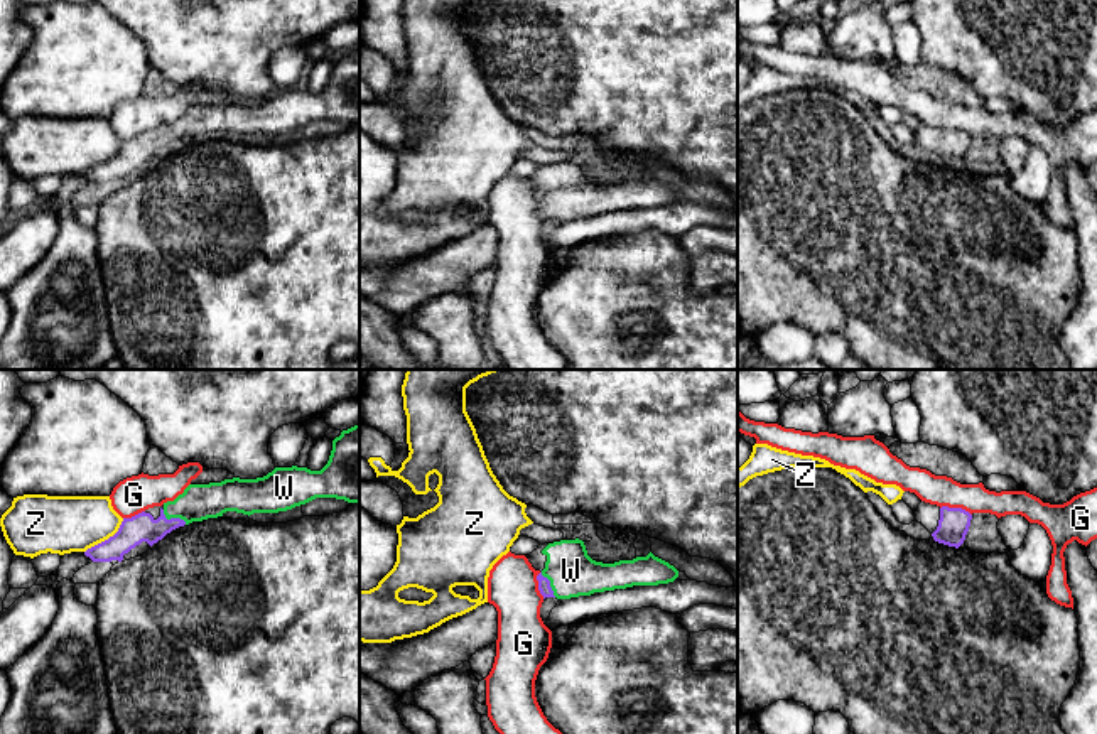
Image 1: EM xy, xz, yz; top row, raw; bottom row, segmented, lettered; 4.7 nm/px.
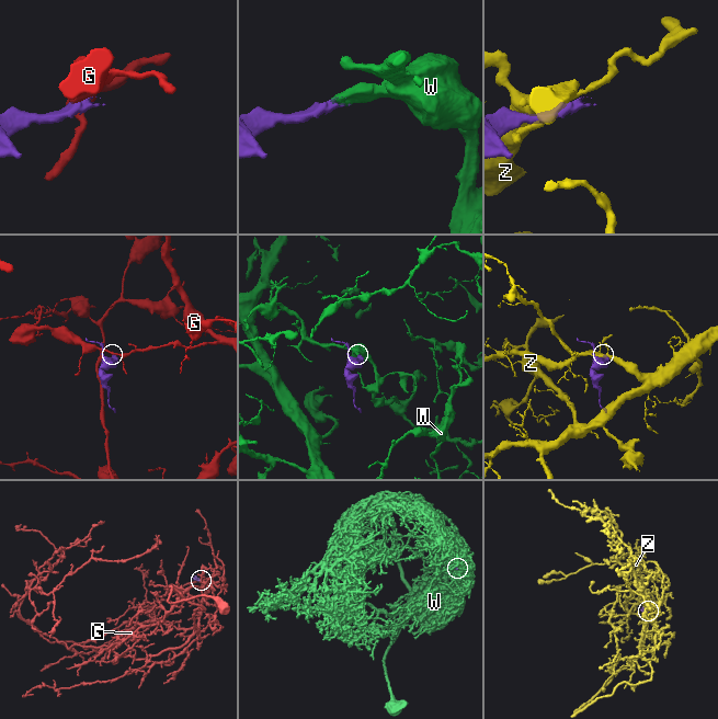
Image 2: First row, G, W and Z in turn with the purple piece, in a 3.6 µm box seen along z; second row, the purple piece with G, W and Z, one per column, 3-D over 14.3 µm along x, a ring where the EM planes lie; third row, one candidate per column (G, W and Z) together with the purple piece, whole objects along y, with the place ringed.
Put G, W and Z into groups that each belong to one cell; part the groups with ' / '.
G / W / Z

